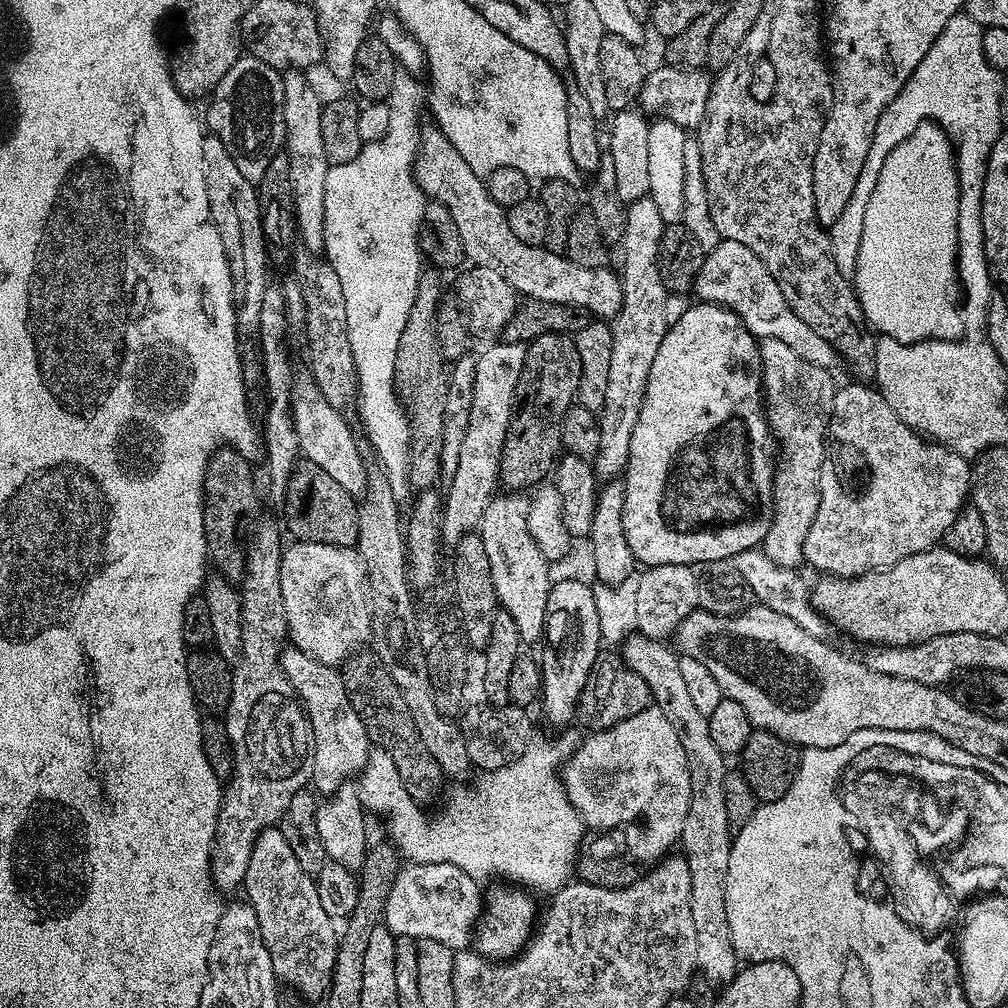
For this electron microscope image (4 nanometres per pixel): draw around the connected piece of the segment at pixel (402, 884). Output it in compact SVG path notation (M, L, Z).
M409 863L401 867L398 877L391 884L390 898L386 898L382 923L396 936L414 937L416 940L432 938L453 951L463 951L472 942L475 929L484 907L481 885L474 880L462 878L458 866L449 863Z

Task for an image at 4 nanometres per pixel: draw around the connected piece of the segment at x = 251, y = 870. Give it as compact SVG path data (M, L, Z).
M280 827L264 828L254 842L250 866L246 866L242 892L248 895L245 896L246 903L252 907L254 914L258 914L258 930L262 930L262 942L266 942L266 950L270 950L270 962L274 966L277 981L281 985L289 984L294 991L301 992L304 996L323 997L328 991L328 983L332 981L334 958L340 949L338 924L330 914L326 914L326 910L322 910L315 879L306 874L306 870L302 870Z

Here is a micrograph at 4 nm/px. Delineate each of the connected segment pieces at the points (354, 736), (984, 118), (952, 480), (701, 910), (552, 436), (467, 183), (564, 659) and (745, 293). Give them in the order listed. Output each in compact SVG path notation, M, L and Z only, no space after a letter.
M295 646L285 647L280 654L280 665L290 682L294 686L312 727L312 778L311 787L320 794L336 792L353 778L359 777L361 770L366 766L370 751L370 741L366 734L366 726L362 726L362 718L358 718L358 710L350 702L350 694L346 694L344 677L333 665L323 664Z
M957 14L950 18L950 22L946 22L942 34L934 38L934 46L926 50L926 58L918 62L906 86L902 86L894 102L890 102L886 110L882 110L874 126L870 154L866 154L862 174L858 174L858 182L854 182L850 202L846 202L842 214L838 214L838 218L830 226L834 266L838 266L842 275L855 277L858 246L862 242L862 222L866 219L866 205L870 202L870 194L874 194L874 186L878 186L878 174L882 174L882 165L886 163L890 150L910 138L910 134L914 134L920 124L931 122L940 125L954 145L956 172L960 176L956 270L960 284L969 294L967 309L971 314L987 313L988 300L992 297L992 280L988 277L988 263L982 238L982 186L986 178L990 150L994 150L994 142L1002 131L1001 73L997 72L994 66L990 66L990 62L986 62L986 54L982 54L984 30L981 24L974 22L974 18L967 14Z
M864 382L851 383L836 389L830 431L858 446L867 457L867 471L873 472L875 479L872 489L859 505L856 503L843 514L836 514L833 520L827 514L821 514L810 526L804 543L804 560L824 576L864 576L867 572L893 568L902 562L902 558L937 547L946 530L950 530L950 522L954 522L961 508L965 507L972 486L973 465L965 457L939 442L926 442L921 433L890 410L890 402L886 402L875 387Z
M639 634L629 635L622 644L622 655L627 664L646 682L646 686L652 691L652 699L655 707L670 718L670 726L678 734L682 742L682 750L686 750L686 766L690 770L690 810L686 814L686 826L682 826L678 844L682 849L682 855L690 866L690 910L694 914L694 932L697 935L697 958L699 975L704 975L712 984L723 986L732 983L732 979L738 971L738 957L734 946L730 942L730 926L726 922L726 866L730 866L730 850L734 829L732 823L726 818L726 790L724 779L729 772L729 765L723 752L714 746L710 739L710 726L708 717L703 716L694 706L686 687L686 681L682 679L682 666L680 656L665 641L651 640L648 636Z
M569 333L542 334L531 341L527 349L524 369L516 387L516 406L512 409L512 421L500 455L500 484L508 490L532 490L549 479L562 452L562 422L566 418L566 410L570 410L576 400L578 382L582 378L582 358L578 358L578 346Z
M439 127L423 129L420 132L420 151L414 165L416 181L425 197L431 198L435 203L446 206L450 210L450 218L454 218L454 226L458 226L458 234L462 238L465 257L477 268L489 268L497 274L502 274L510 286L514 286L521 297L530 300L545 300L555 304L569 304L582 306L596 318L615 318L622 306L622 286L619 275L611 267L587 268L578 266L568 260L567 255L551 252L543 246L526 246L514 238L508 225L508 213L501 204L493 200L491 192L486 187L485 181L470 166L466 166L466 158L454 150L450 138L440 131Z
M557 579L553 583L546 602L544 636L548 640L548 649L542 655L544 716L552 724L568 724L577 715L580 695L602 652L598 610L590 606L589 585L580 580Z
M721 239L717 247L705 255L700 272L696 275L694 292L695 295L700 295L697 297L703 303L722 304L738 314L746 330L750 330L753 336L778 338L778 342L790 346L790 350L794 350L798 358L814 366L832 370L835 369L835 364L841 363L834 346L826 342L826 338L810 330L810 326L806 326L806 322L802 322L802 318L798 318L798 314L790 310L778 282L770 274L770 270L762 266L762 258L758 258L758 254L750 250L750 246L742 246L742 242Z

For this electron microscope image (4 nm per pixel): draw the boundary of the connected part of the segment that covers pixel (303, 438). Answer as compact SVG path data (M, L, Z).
M310 378L297 379L293 383L291 410L301 455L326 471L326 474L333 478L334 482L340 483L347 493L357 498L361 497L367 491L370 472L366 470L351 428L342 418L343 413L330 406L317 384Z

